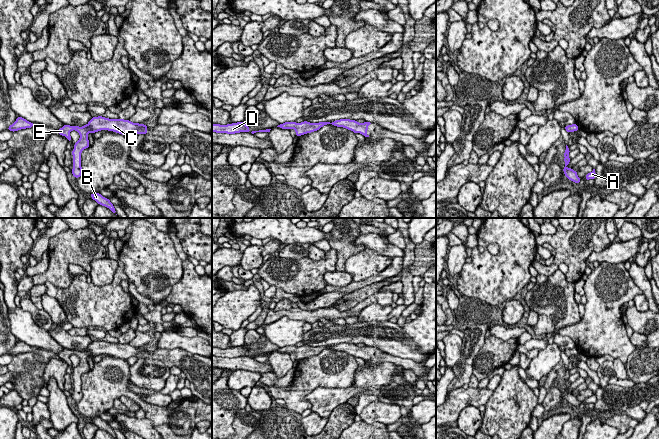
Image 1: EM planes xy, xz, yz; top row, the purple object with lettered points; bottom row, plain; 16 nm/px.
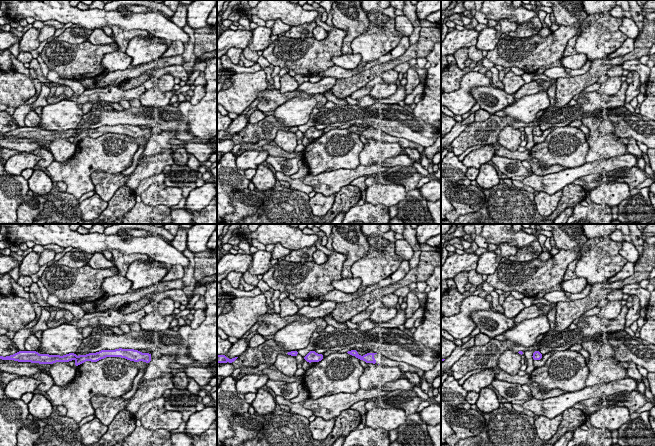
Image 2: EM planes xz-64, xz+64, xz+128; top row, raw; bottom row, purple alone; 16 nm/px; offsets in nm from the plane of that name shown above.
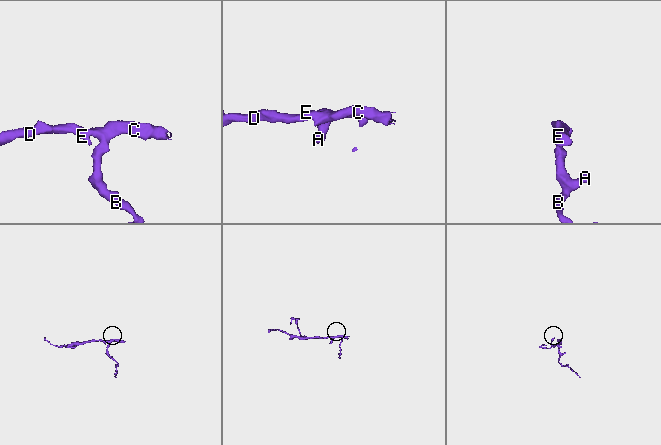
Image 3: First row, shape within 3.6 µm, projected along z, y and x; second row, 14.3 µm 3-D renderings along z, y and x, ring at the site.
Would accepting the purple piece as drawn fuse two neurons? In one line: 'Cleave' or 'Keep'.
Keep

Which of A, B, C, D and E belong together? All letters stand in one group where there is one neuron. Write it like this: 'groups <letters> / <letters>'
groups A B C D E

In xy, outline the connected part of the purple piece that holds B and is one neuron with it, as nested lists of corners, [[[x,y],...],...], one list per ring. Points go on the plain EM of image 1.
[[[92,417],[92,418],[90,418],[90,420],[99,429],[109,432],[113,436],[113,438],[116,438],[114,429],[110,426],[110,424],[108,422],[103,421],[100,417]]]

